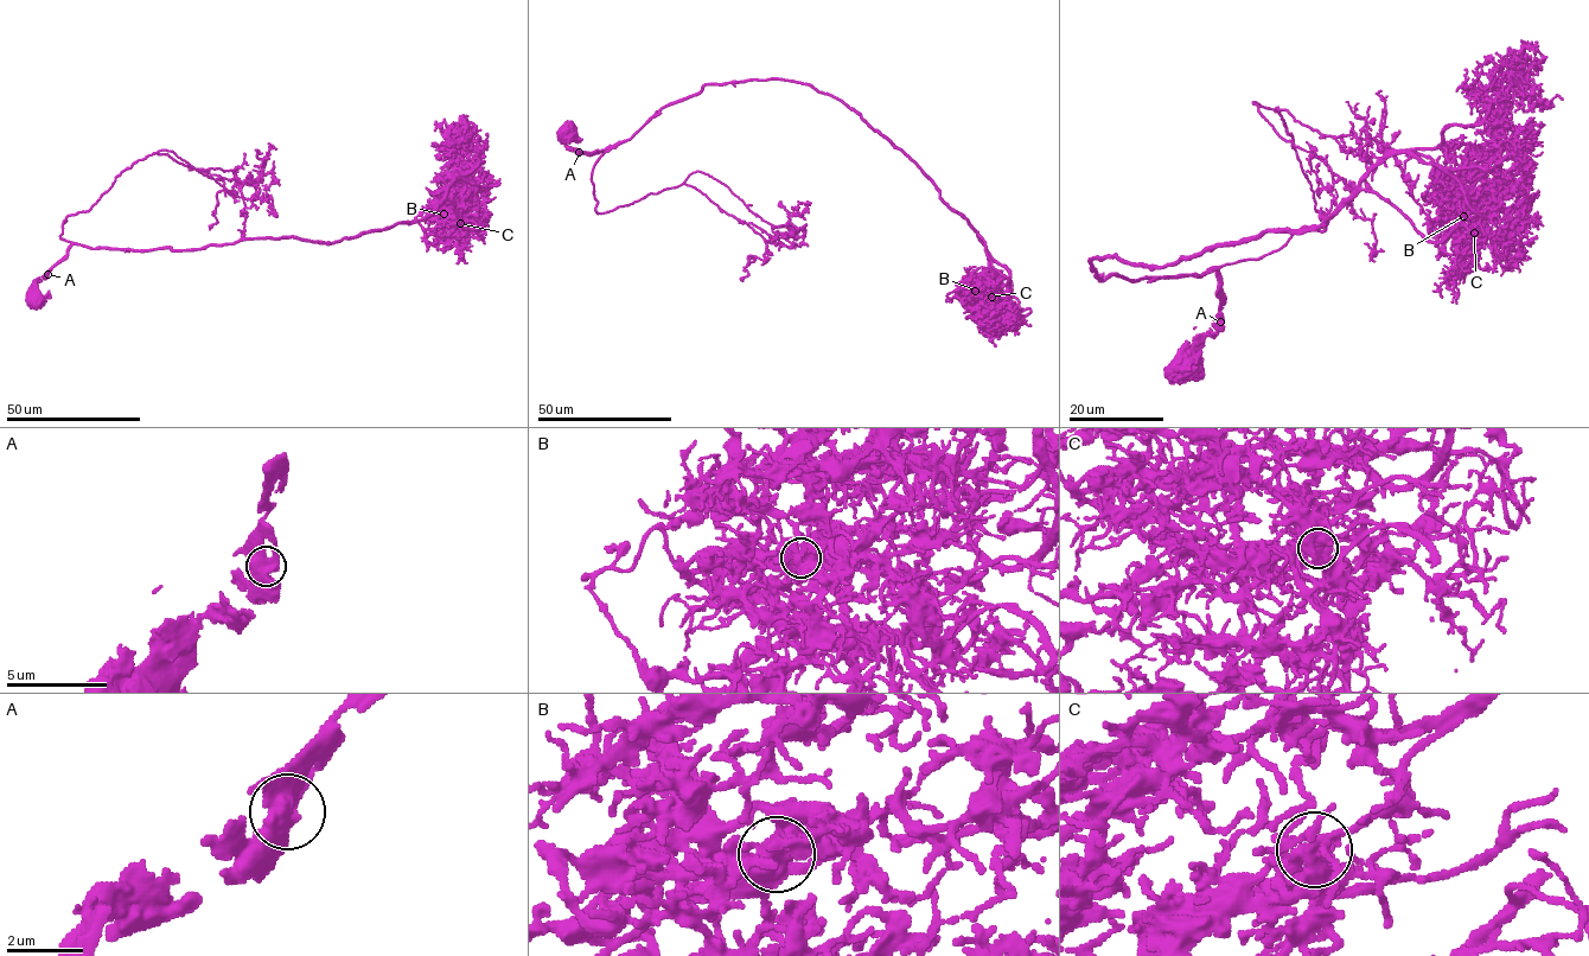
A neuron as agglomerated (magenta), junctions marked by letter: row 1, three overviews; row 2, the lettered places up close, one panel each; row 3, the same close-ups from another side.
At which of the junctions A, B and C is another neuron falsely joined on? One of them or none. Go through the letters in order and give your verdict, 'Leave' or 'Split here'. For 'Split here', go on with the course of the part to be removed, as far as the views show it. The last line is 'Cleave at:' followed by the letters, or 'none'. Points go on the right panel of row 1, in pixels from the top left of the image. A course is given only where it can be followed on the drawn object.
A: Leave
B: Split here. Course of the part to remove: (1463, 215), (1473, 212), (1480, 216), (1476, 209), (1465, 246), (1485, 268), (1486, 262)
C: Leave
Cleave at: B

